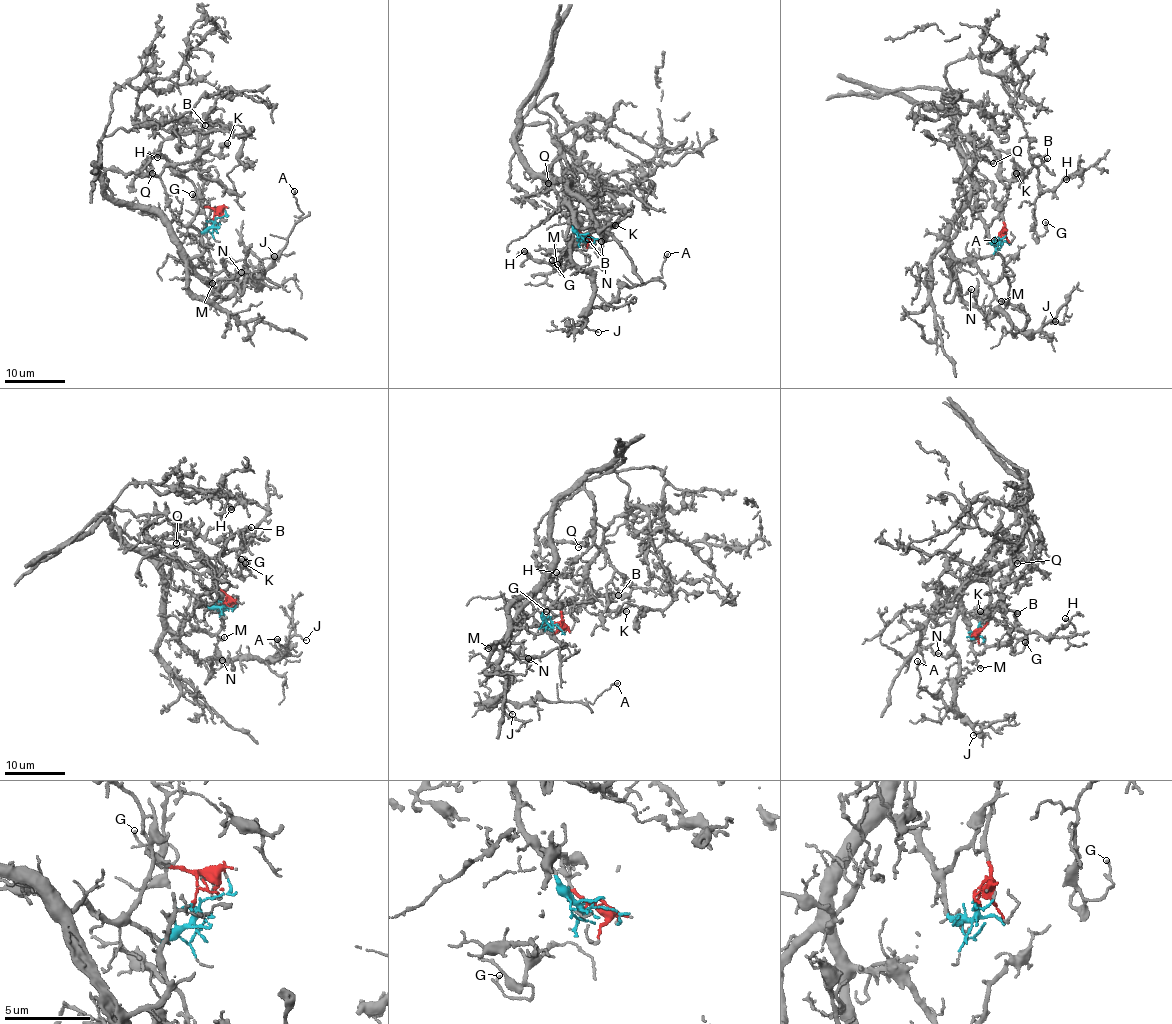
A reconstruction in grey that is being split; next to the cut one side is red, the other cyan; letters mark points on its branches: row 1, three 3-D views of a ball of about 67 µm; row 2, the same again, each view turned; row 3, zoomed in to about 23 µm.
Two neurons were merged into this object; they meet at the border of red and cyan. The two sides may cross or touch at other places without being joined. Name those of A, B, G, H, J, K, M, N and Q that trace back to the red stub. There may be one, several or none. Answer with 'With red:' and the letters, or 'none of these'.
With red: B, G, H, K, Q

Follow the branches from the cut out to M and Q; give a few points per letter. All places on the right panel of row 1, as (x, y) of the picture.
M: (1000, 236), (990, 240), (970, 208), (959, 215), (948, 244), (956, 259), (972, 262), (1002, 302)
Q: (1000, 236), (1007, 192), (999, 161), (975, 134), (958, 144), (967, 154), (993, 150), (993, 164)

